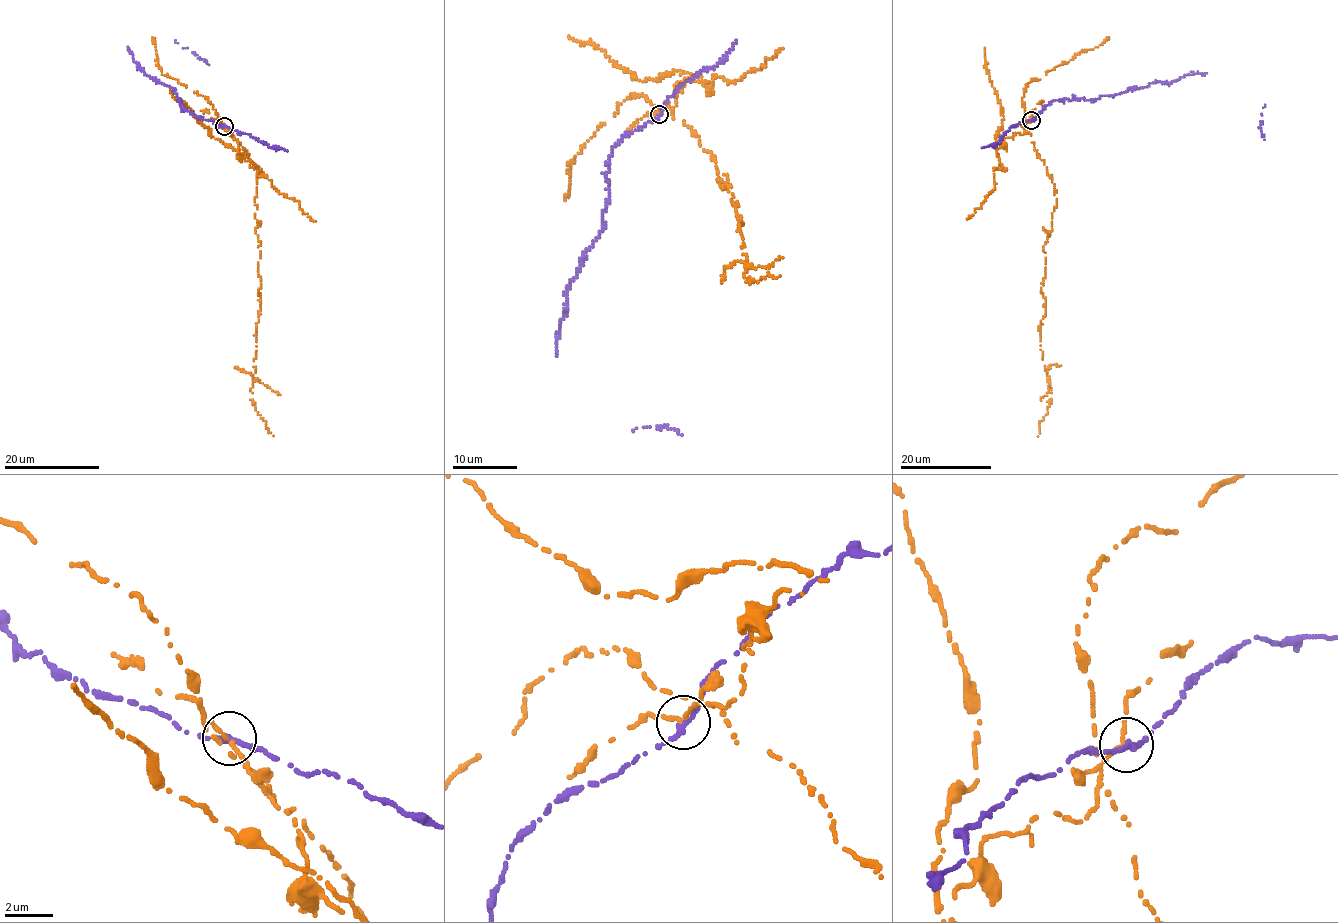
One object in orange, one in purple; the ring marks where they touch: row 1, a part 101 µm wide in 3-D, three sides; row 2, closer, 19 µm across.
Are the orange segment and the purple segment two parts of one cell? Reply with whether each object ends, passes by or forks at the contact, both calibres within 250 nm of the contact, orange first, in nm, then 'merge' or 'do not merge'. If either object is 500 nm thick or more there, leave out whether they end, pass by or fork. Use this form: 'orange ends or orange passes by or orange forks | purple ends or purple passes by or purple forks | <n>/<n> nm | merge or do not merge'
orange passes by | purple passes by | 170/240 nm | do not merge

